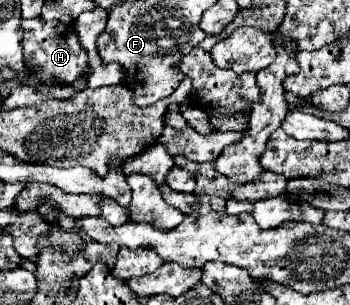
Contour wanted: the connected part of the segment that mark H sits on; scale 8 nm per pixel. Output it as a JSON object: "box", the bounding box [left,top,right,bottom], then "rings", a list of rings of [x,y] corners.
{"box":[22,17,88,85],"rings":[[[42,17],[36,19],[22,19],[24,29],[24,63],[34,69],[34,75],[42,81],[58,81],[64,85],[72,85],[86,73],[88,69],[88,55],[78,41],[78,33],[74,33],[72,25],[60,21],[44,21]]]}

